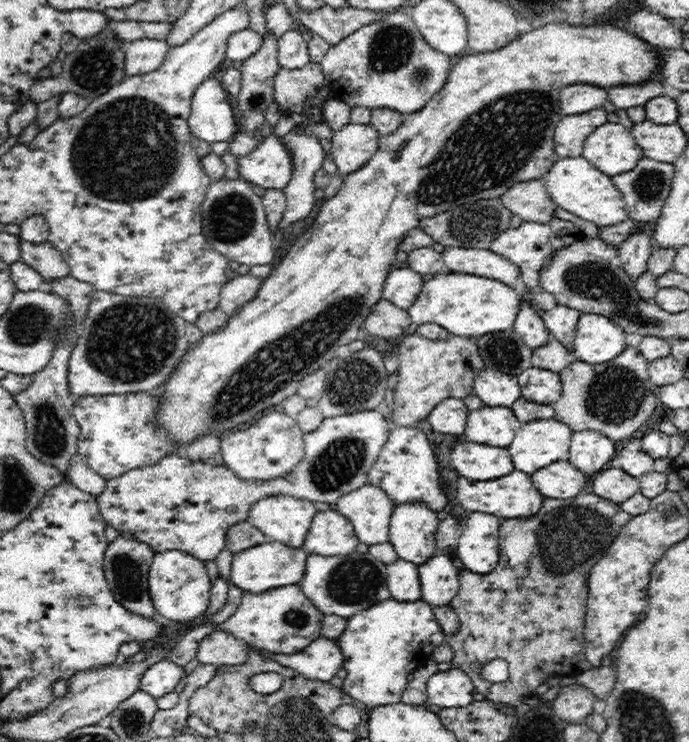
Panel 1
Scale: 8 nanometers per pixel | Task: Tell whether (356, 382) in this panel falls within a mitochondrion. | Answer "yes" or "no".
yes

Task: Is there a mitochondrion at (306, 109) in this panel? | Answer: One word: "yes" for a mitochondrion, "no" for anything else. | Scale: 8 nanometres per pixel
no

